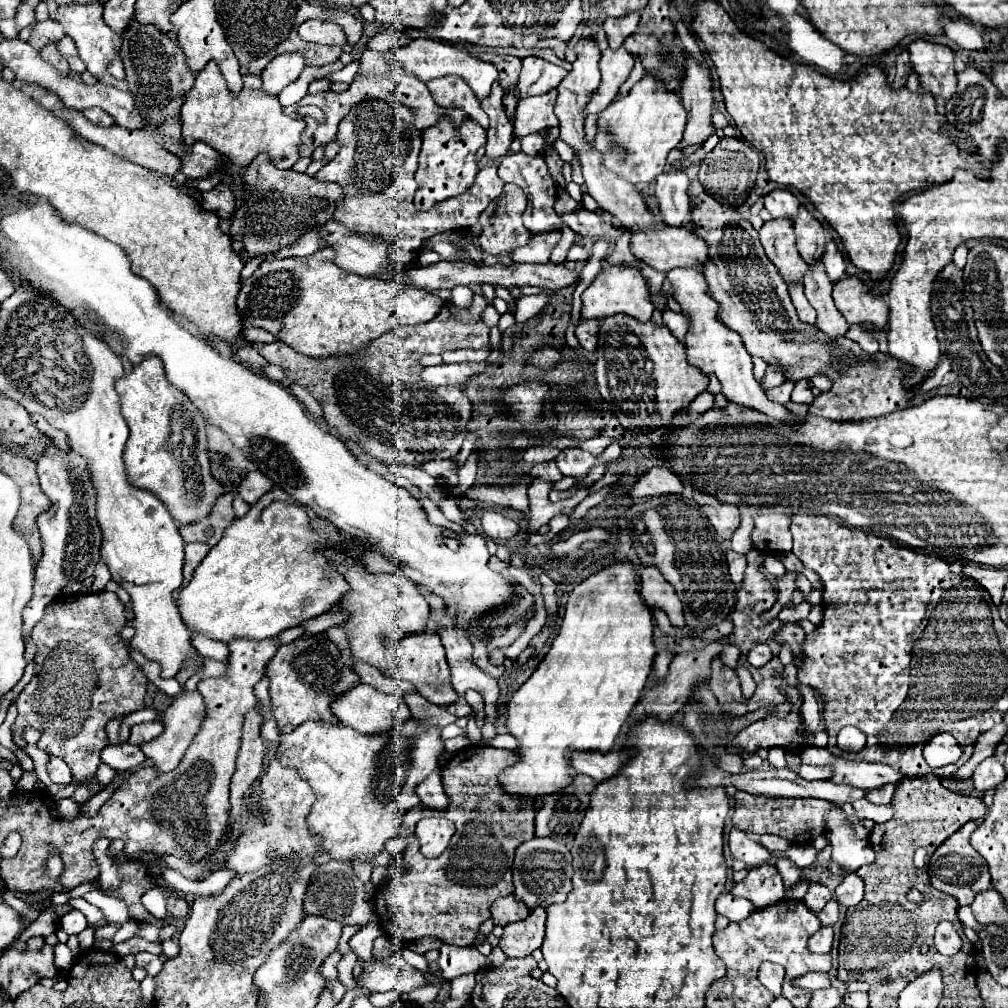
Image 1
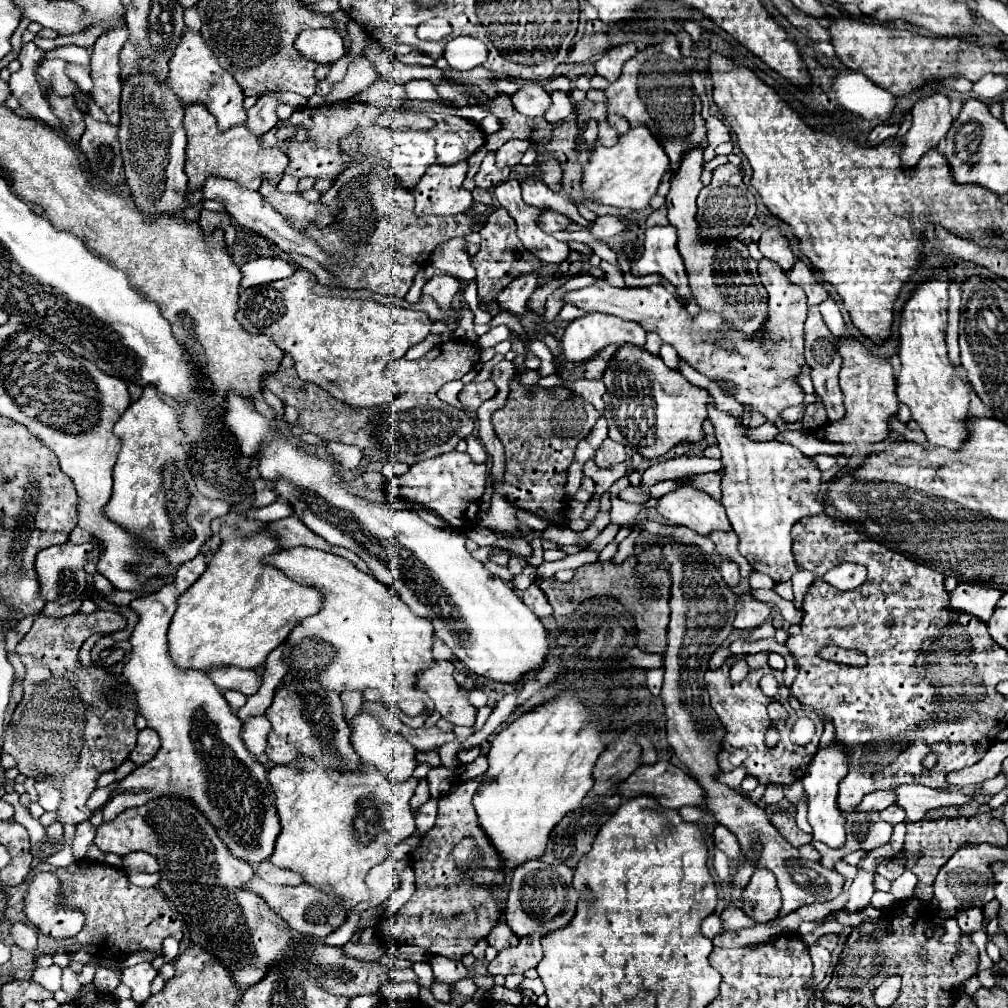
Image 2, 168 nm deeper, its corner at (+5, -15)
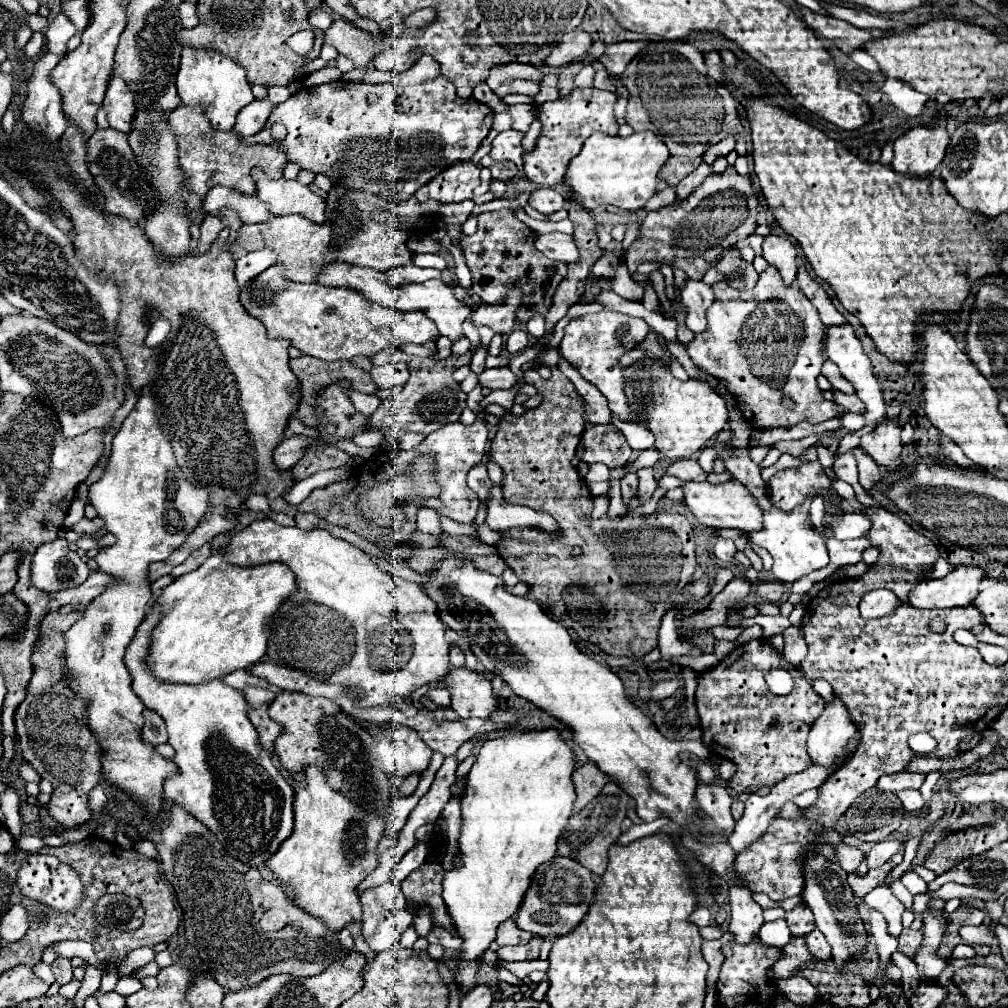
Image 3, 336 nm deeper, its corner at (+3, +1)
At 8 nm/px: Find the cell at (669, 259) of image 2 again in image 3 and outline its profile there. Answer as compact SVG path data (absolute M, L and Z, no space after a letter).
M691 278L685 280L685 286L681 290L681 302L689 308L687 314L687 328L693 332L703 332L705 328L705 310L713 304L713 290L711 286L705 286L703 282L695 282Z

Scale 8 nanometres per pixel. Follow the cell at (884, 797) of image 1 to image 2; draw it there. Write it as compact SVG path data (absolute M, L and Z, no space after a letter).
M889 806L883 812L879 812L879 816L889 824L899 824L905 820L905 810L901 806Z

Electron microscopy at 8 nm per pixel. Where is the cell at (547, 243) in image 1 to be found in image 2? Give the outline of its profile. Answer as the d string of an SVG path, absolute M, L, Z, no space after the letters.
M529 274L529 276L521 276L521 278L515 278L497 298L499 302L499 308L505 310L505 312L513 312L517 316L521 316L527 308L527 300L529 296L533 294L537 286L537 276L535 274Z

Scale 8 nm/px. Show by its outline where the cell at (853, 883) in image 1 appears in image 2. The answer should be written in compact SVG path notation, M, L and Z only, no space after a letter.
M859 870L851 888L849 888L849 902L847 908L849 912L855 912L859 906L865 906L871 902L871 896L875 892L875 872L867 872L867 870Z

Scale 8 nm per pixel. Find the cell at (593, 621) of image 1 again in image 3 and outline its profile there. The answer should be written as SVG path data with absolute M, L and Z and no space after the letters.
M555 728L505 732L499 738L485 740L479 748L477 762L469 772L469 782L461 800L463 828L459 836L459 848L463 858L443 878L443 900L449 908L457 934L465 940L459 956L459 970L455 972L455 980L463 992L477 984L477 960L495 940L497 926L503 920L511 918L513 912L519 908L531 880L531 872L535 872L539 864L551 860L557 854L557 840L565 830L569 816L573 814L575 768L575 752L571 746L567 746L567 740Z

